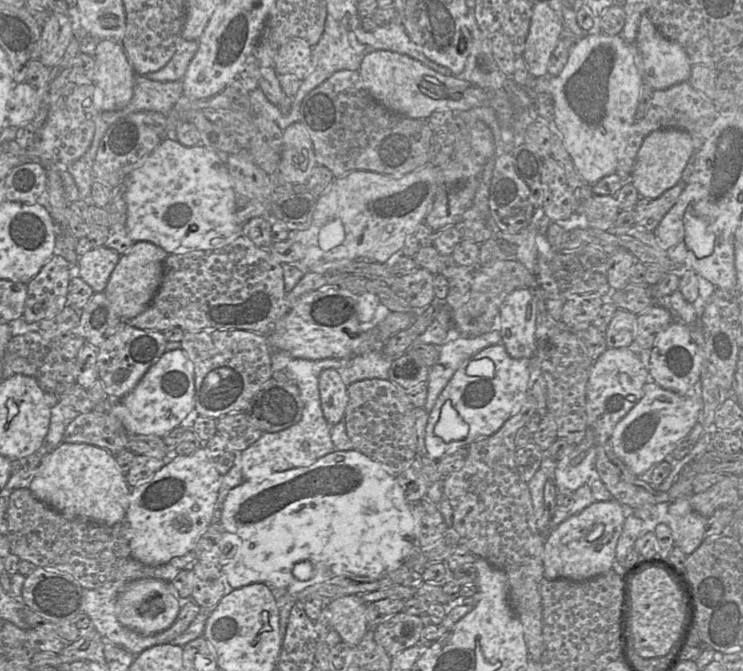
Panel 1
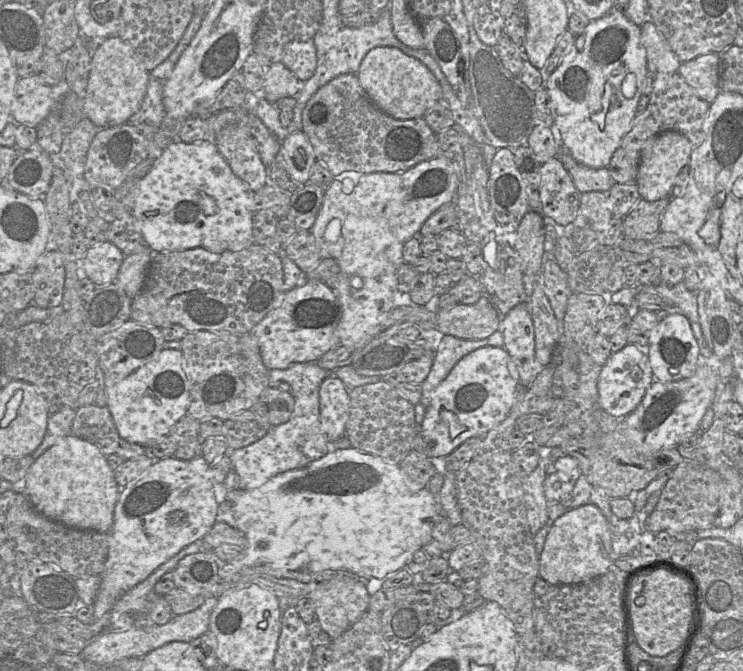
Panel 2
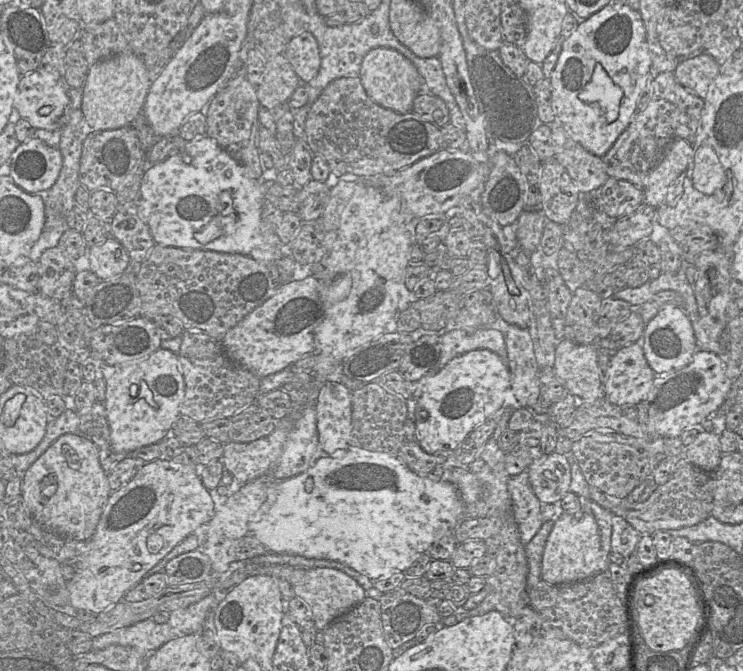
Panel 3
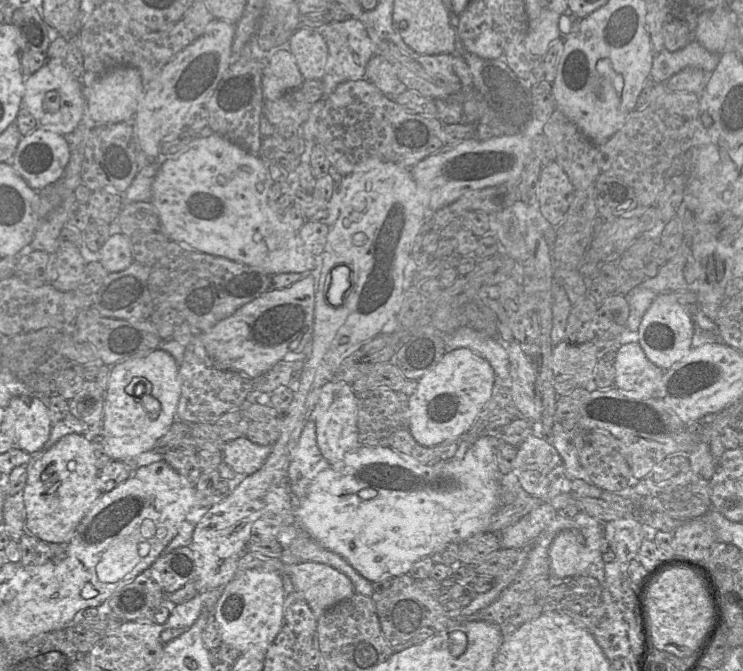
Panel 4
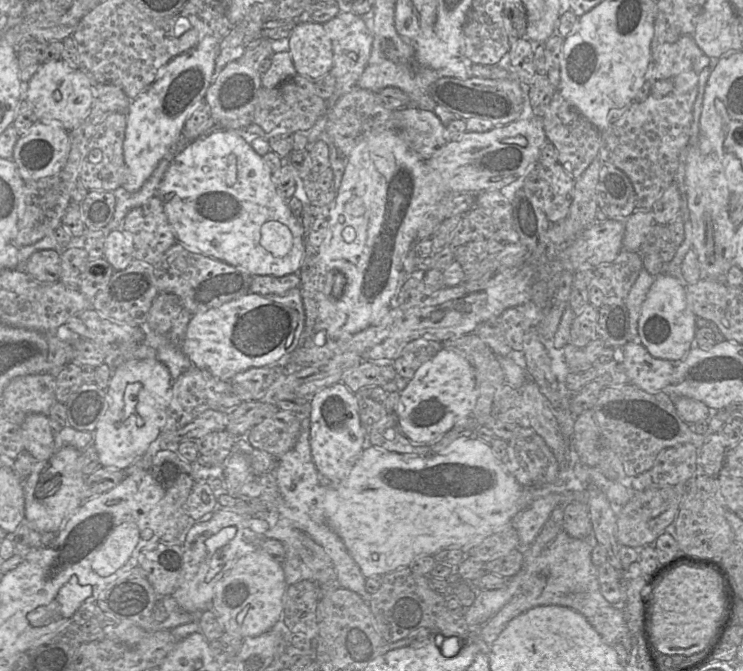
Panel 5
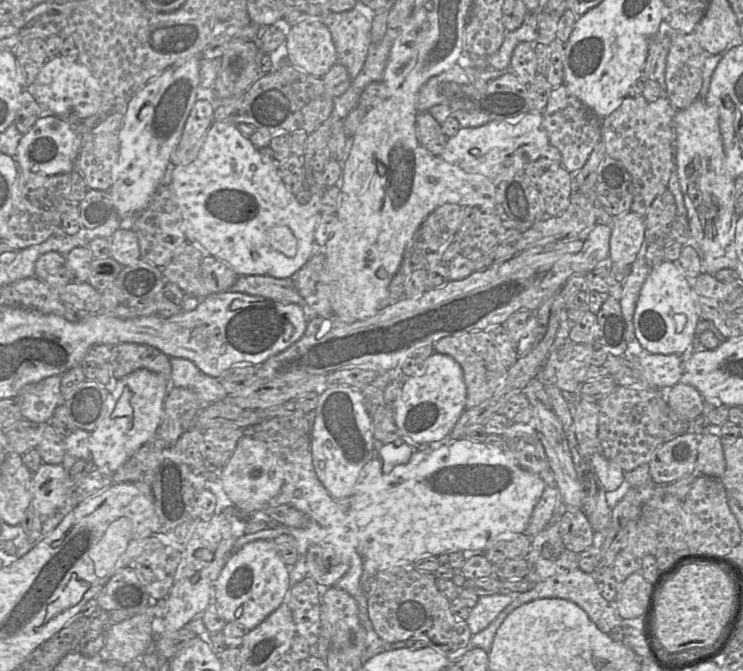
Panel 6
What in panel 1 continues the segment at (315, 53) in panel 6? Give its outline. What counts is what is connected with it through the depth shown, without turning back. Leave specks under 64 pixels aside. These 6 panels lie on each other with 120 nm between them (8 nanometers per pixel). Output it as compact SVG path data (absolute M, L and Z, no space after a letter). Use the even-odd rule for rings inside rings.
M291 39L283 44L275 57L278 75L290 74L302 81L311 70L312 47L303 39Z

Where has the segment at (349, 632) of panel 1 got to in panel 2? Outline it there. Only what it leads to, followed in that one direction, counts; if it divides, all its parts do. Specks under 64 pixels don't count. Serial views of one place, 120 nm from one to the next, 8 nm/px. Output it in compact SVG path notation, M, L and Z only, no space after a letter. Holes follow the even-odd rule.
M341 577L321 582L307 597L315 605L315 618L332 639L340 636L368 610L370 595L363 581Z

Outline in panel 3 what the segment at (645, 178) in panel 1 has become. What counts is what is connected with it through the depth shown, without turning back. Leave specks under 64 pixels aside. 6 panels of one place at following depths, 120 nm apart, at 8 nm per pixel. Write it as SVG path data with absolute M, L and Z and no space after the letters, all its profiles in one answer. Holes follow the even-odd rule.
M684 139L671 141L648 176L643 189L643 203L658 208L664 203L669 185L688 166L692 145Z

